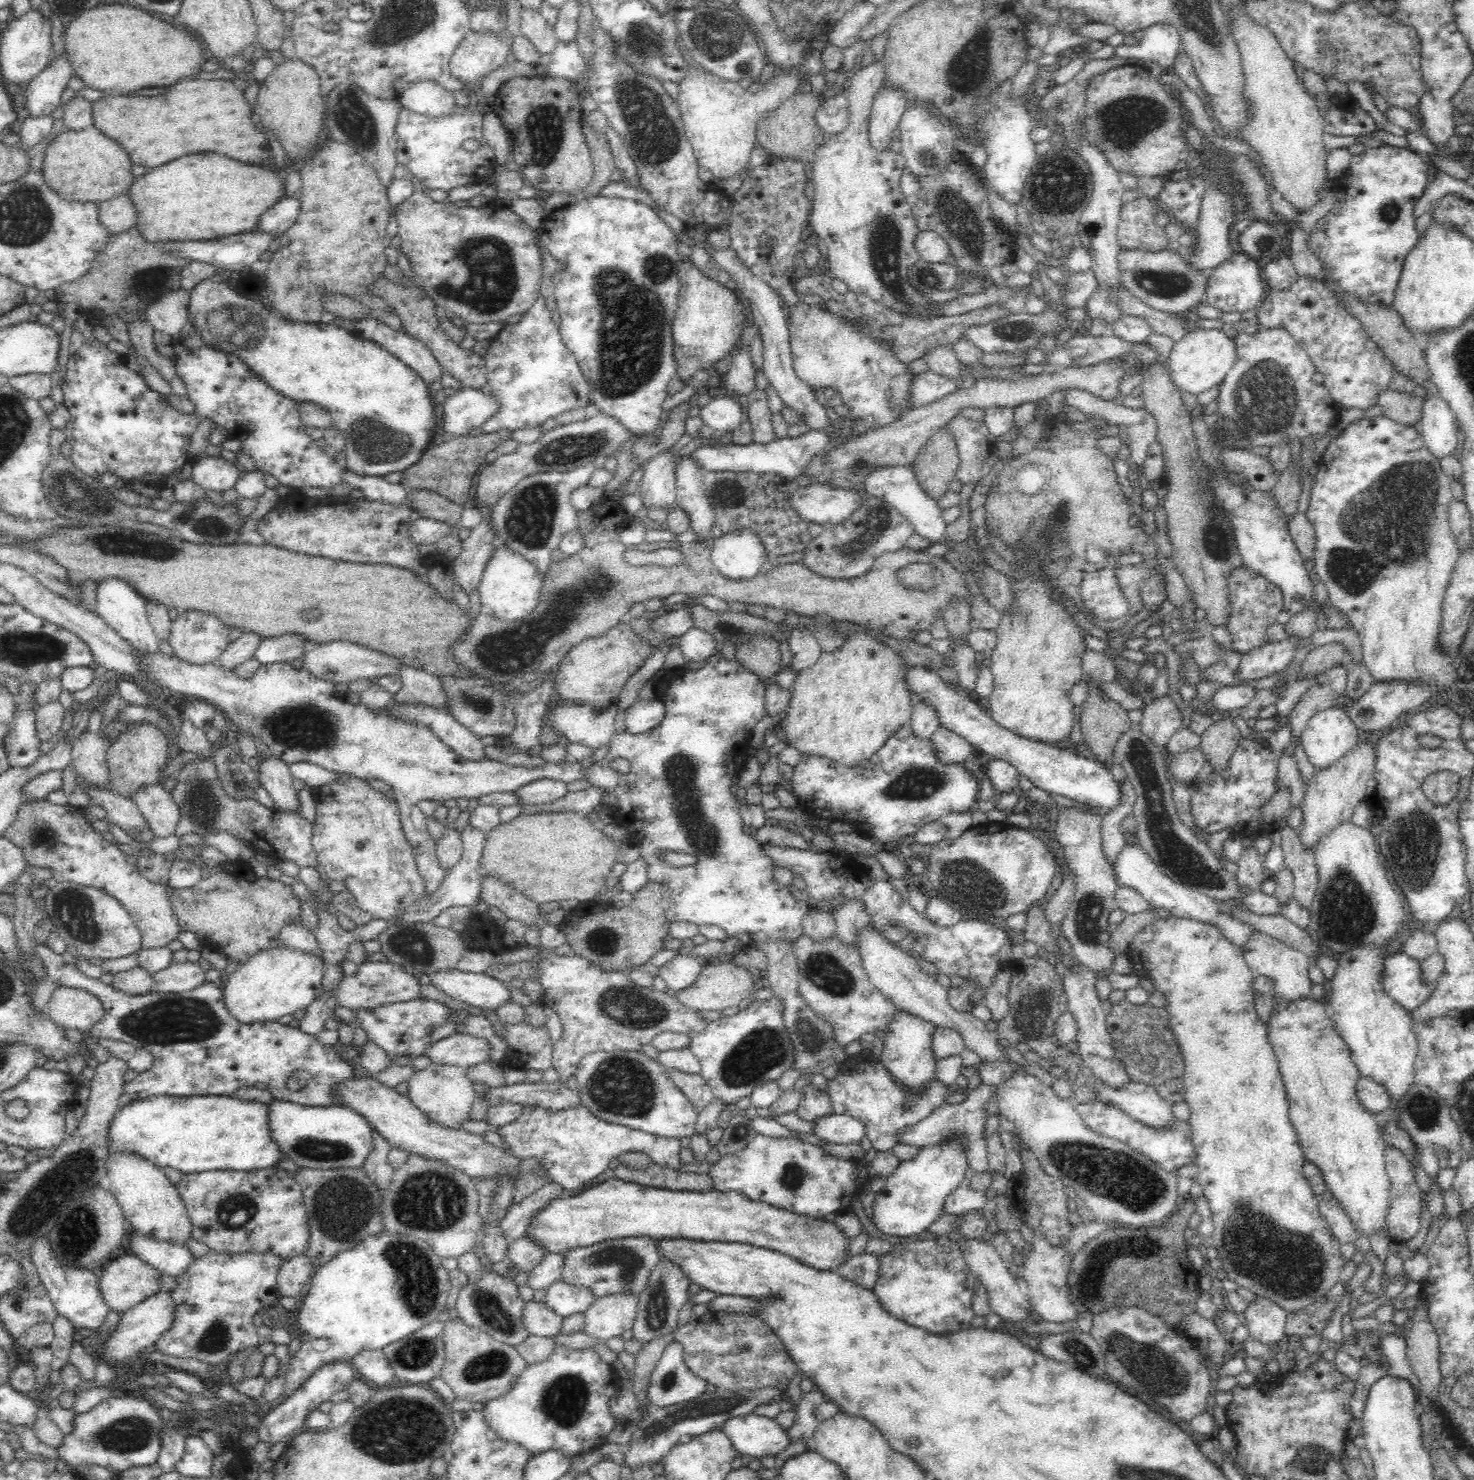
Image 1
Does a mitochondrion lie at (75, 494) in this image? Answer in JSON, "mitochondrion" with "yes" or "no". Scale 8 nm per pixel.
{"mitochondrion":"yes"}

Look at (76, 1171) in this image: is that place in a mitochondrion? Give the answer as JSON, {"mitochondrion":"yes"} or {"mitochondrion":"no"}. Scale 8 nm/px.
{"mitochondrion":"yes"}

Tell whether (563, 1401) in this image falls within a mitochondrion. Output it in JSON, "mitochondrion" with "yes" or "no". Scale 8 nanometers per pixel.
{"mitochondrion":"yes"}

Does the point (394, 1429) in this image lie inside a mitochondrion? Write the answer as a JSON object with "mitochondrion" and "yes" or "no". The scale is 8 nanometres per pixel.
{"mitochondrion":"yes"}

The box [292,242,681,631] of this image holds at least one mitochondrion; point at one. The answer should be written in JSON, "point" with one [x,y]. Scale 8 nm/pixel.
{"point":[632,329]}

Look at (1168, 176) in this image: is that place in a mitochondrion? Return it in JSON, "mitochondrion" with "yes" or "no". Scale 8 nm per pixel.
{"mitochondrion":"no"}

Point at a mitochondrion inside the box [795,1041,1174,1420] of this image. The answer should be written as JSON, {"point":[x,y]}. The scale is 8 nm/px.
{"point":[1110,1173]}

